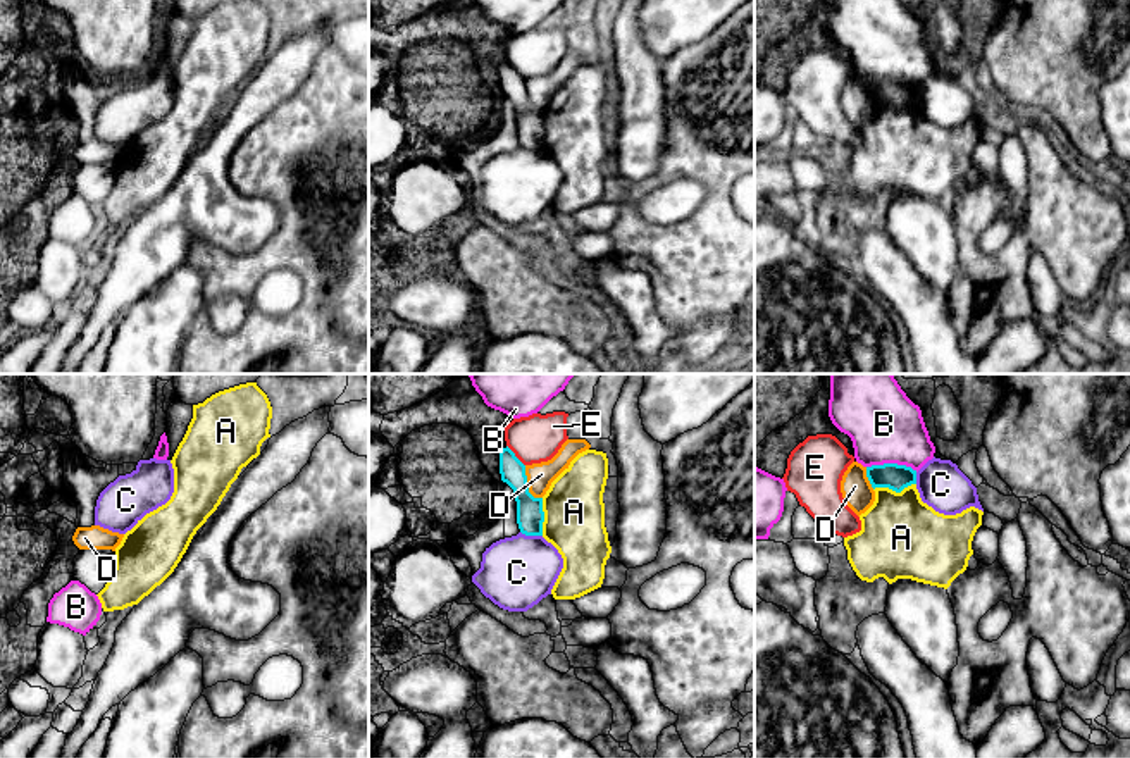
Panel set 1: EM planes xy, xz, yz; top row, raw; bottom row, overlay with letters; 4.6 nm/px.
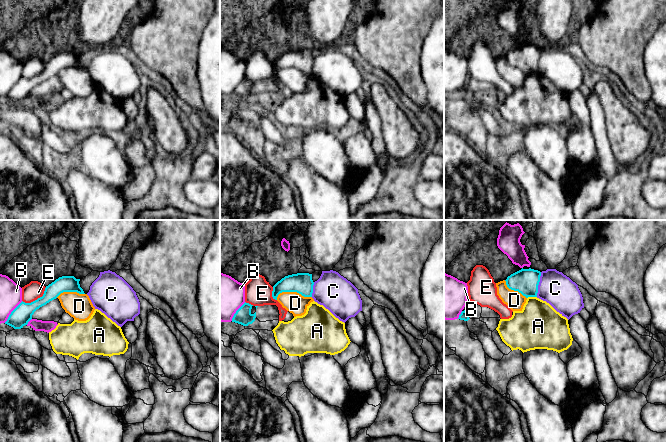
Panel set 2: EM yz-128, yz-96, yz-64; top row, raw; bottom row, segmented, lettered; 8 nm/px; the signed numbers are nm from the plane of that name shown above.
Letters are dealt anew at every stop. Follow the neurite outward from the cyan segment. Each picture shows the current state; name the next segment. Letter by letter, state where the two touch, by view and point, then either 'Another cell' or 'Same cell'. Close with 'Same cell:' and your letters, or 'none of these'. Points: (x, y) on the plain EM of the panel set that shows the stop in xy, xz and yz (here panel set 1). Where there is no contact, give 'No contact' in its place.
A: Touches cyan at yz (894, 104). Another cell
B: Touches cyan at yz (893, 78). Another cell
C: Touches cyan at xz (531, 149). Another cell
D: Touches cyan at xz (526, 99). Another cell
E: Touches cyan at xz (514, 69). Another cell
Same cell: none of these

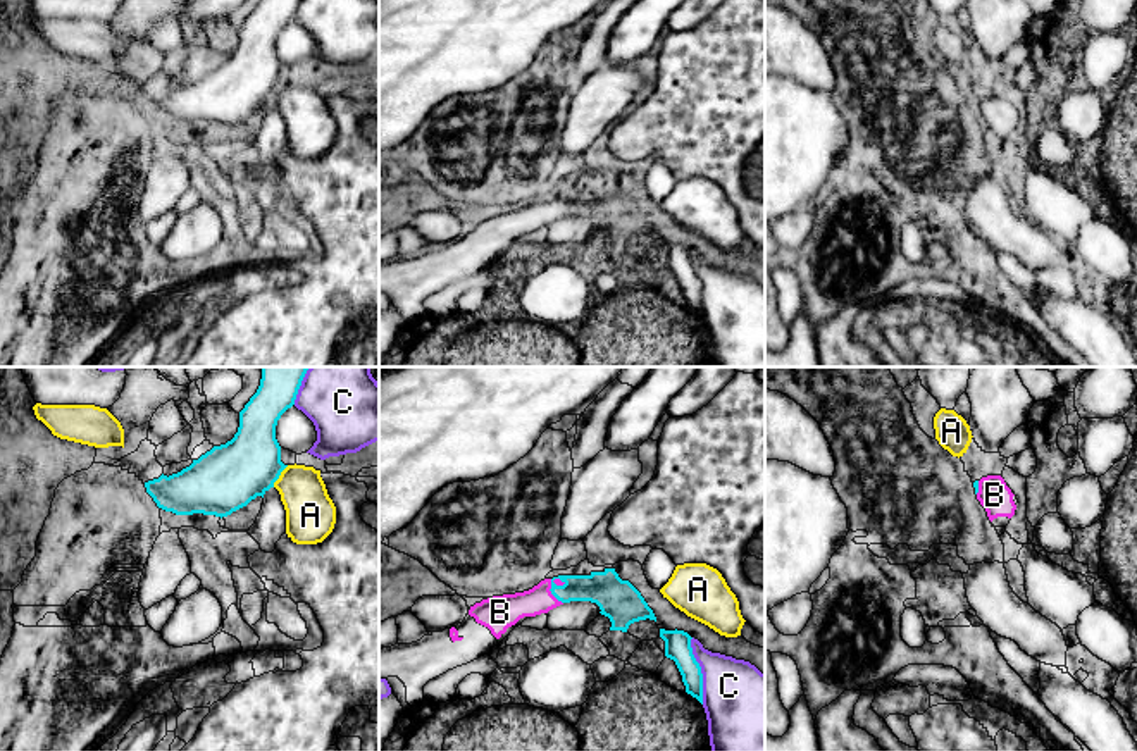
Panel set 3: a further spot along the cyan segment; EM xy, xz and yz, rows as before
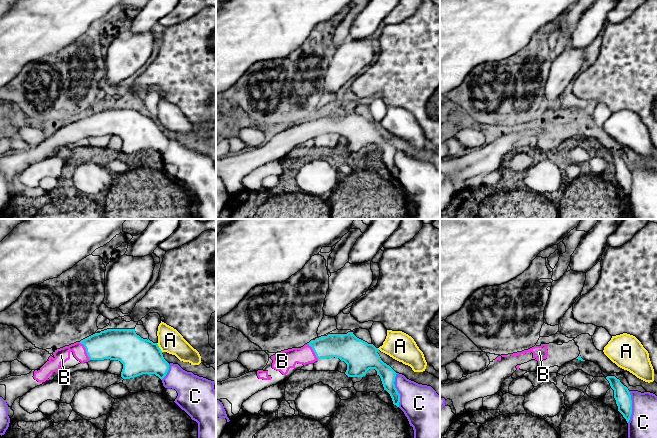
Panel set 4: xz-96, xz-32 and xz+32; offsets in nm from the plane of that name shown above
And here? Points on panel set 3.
A: Touches cyan at xy (279, 88). Another cell
B: Touches cyan at xz (550, 204). Same cell
C: Touches cyan at xz (700, 285). Another cell
Same cell: B

